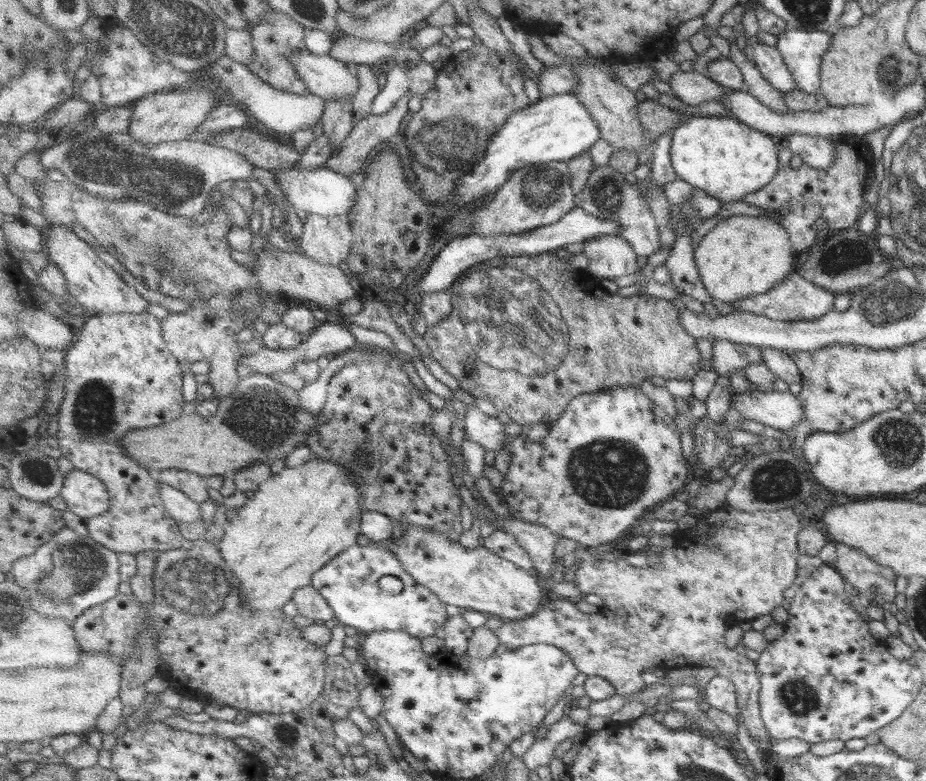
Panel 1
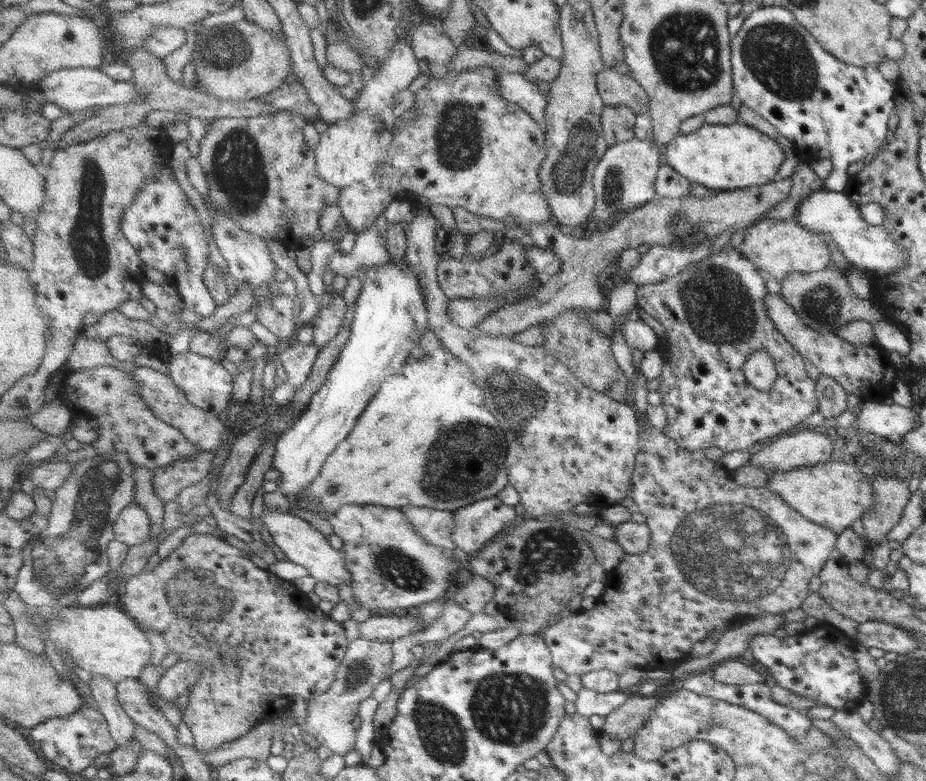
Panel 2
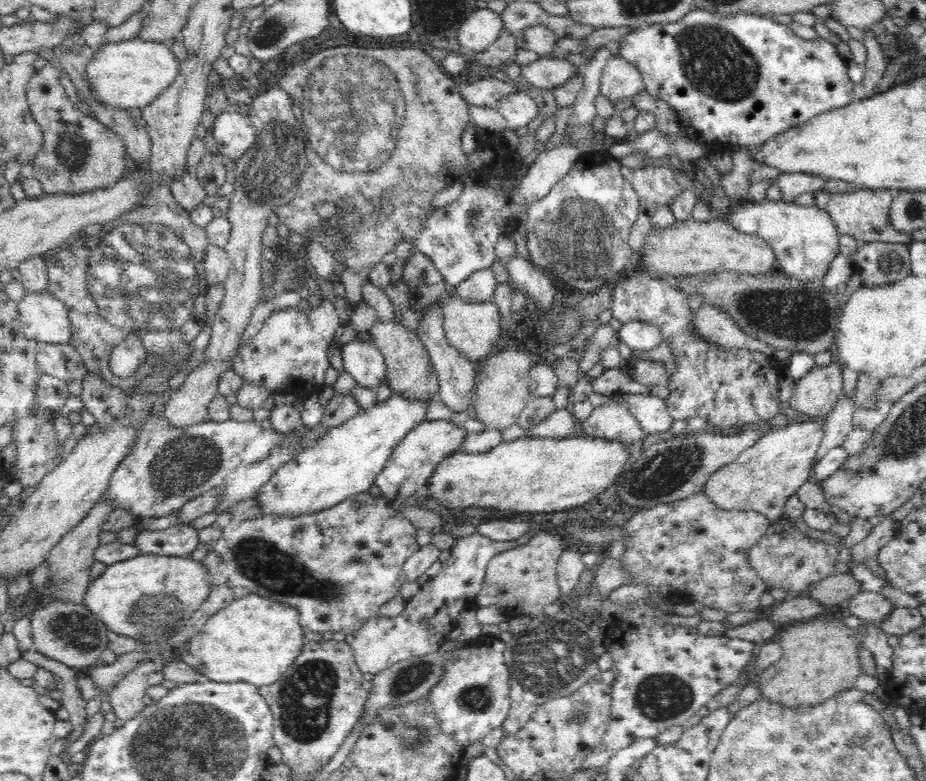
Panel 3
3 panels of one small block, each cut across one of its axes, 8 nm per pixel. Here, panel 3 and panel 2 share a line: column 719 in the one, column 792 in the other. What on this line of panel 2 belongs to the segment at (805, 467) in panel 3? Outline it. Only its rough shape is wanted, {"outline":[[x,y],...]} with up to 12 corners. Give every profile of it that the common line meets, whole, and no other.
{"outline":[[863,465],[768,473],[788,505],[836,536],[874,504]]}

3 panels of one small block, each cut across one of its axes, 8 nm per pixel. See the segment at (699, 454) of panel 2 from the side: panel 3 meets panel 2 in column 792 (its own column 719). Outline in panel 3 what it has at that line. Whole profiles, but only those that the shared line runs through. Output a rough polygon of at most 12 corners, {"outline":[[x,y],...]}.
{"outline":[[702,492],[620,523],[651,592],[762,611],[748,550],[771,526]]}

